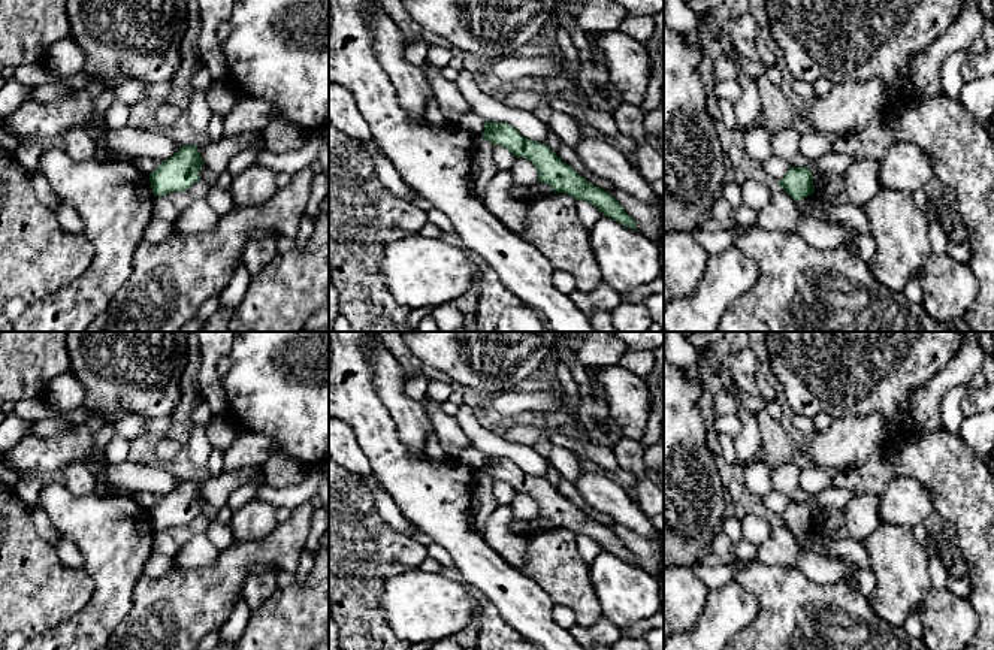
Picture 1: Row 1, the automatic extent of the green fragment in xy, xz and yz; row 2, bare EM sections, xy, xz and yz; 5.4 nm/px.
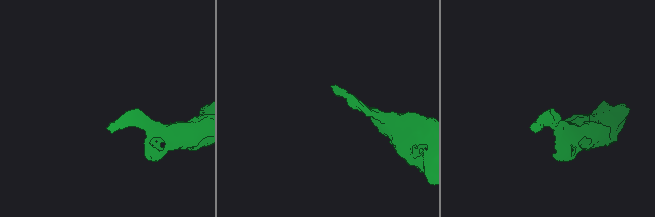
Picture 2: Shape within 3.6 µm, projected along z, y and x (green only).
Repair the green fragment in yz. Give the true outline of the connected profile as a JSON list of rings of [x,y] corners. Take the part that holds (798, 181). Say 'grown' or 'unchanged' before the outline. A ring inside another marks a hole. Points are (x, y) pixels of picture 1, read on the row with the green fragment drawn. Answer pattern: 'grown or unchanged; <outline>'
unchanged; [[[789,167],[779,185],[795,200],[801,200],[815,193],[813,175],[804,167]]]

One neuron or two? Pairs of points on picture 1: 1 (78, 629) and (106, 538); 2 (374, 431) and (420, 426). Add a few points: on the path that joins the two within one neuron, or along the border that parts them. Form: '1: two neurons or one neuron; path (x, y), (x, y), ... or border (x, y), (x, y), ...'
1: one neuron; path (100, 607), (106, 601), (106, 561)
2: two neurons; border (378, 396), (395, 425), (396, 437), (417, 454)

